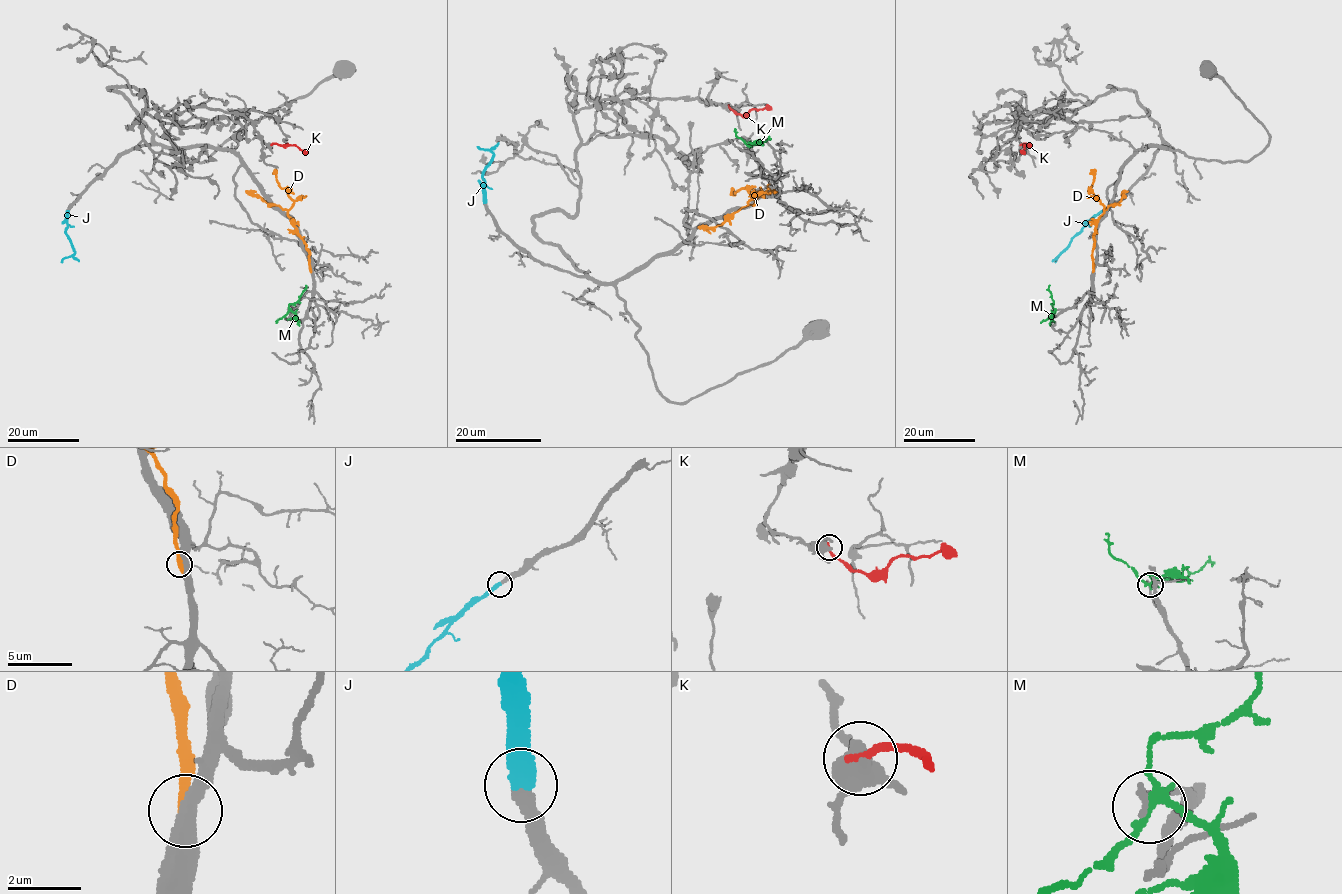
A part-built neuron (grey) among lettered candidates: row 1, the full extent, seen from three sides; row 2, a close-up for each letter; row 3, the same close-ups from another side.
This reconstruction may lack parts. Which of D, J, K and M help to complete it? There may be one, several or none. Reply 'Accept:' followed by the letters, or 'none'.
Accept: J

